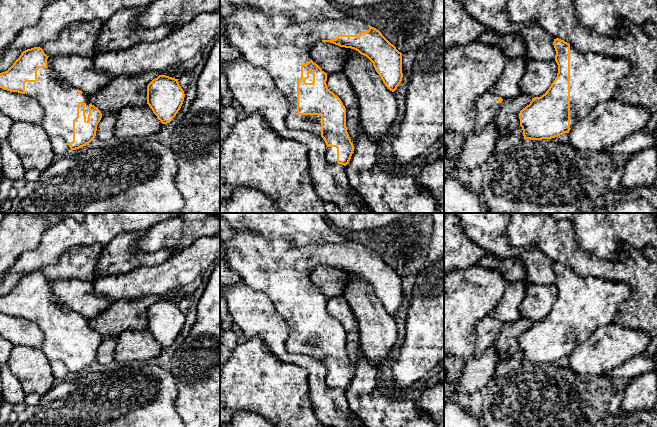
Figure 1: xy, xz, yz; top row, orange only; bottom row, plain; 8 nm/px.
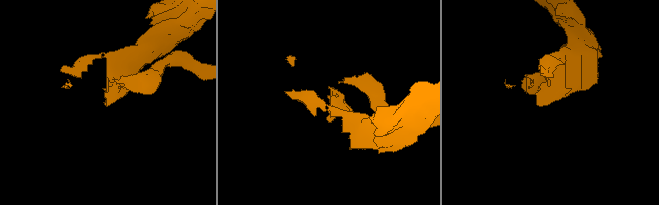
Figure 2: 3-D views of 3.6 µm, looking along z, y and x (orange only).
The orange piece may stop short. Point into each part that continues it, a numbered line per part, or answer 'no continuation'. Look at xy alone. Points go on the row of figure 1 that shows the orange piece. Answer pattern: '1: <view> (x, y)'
1: xy (59, 100)

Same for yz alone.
1: yz (594, 78)

